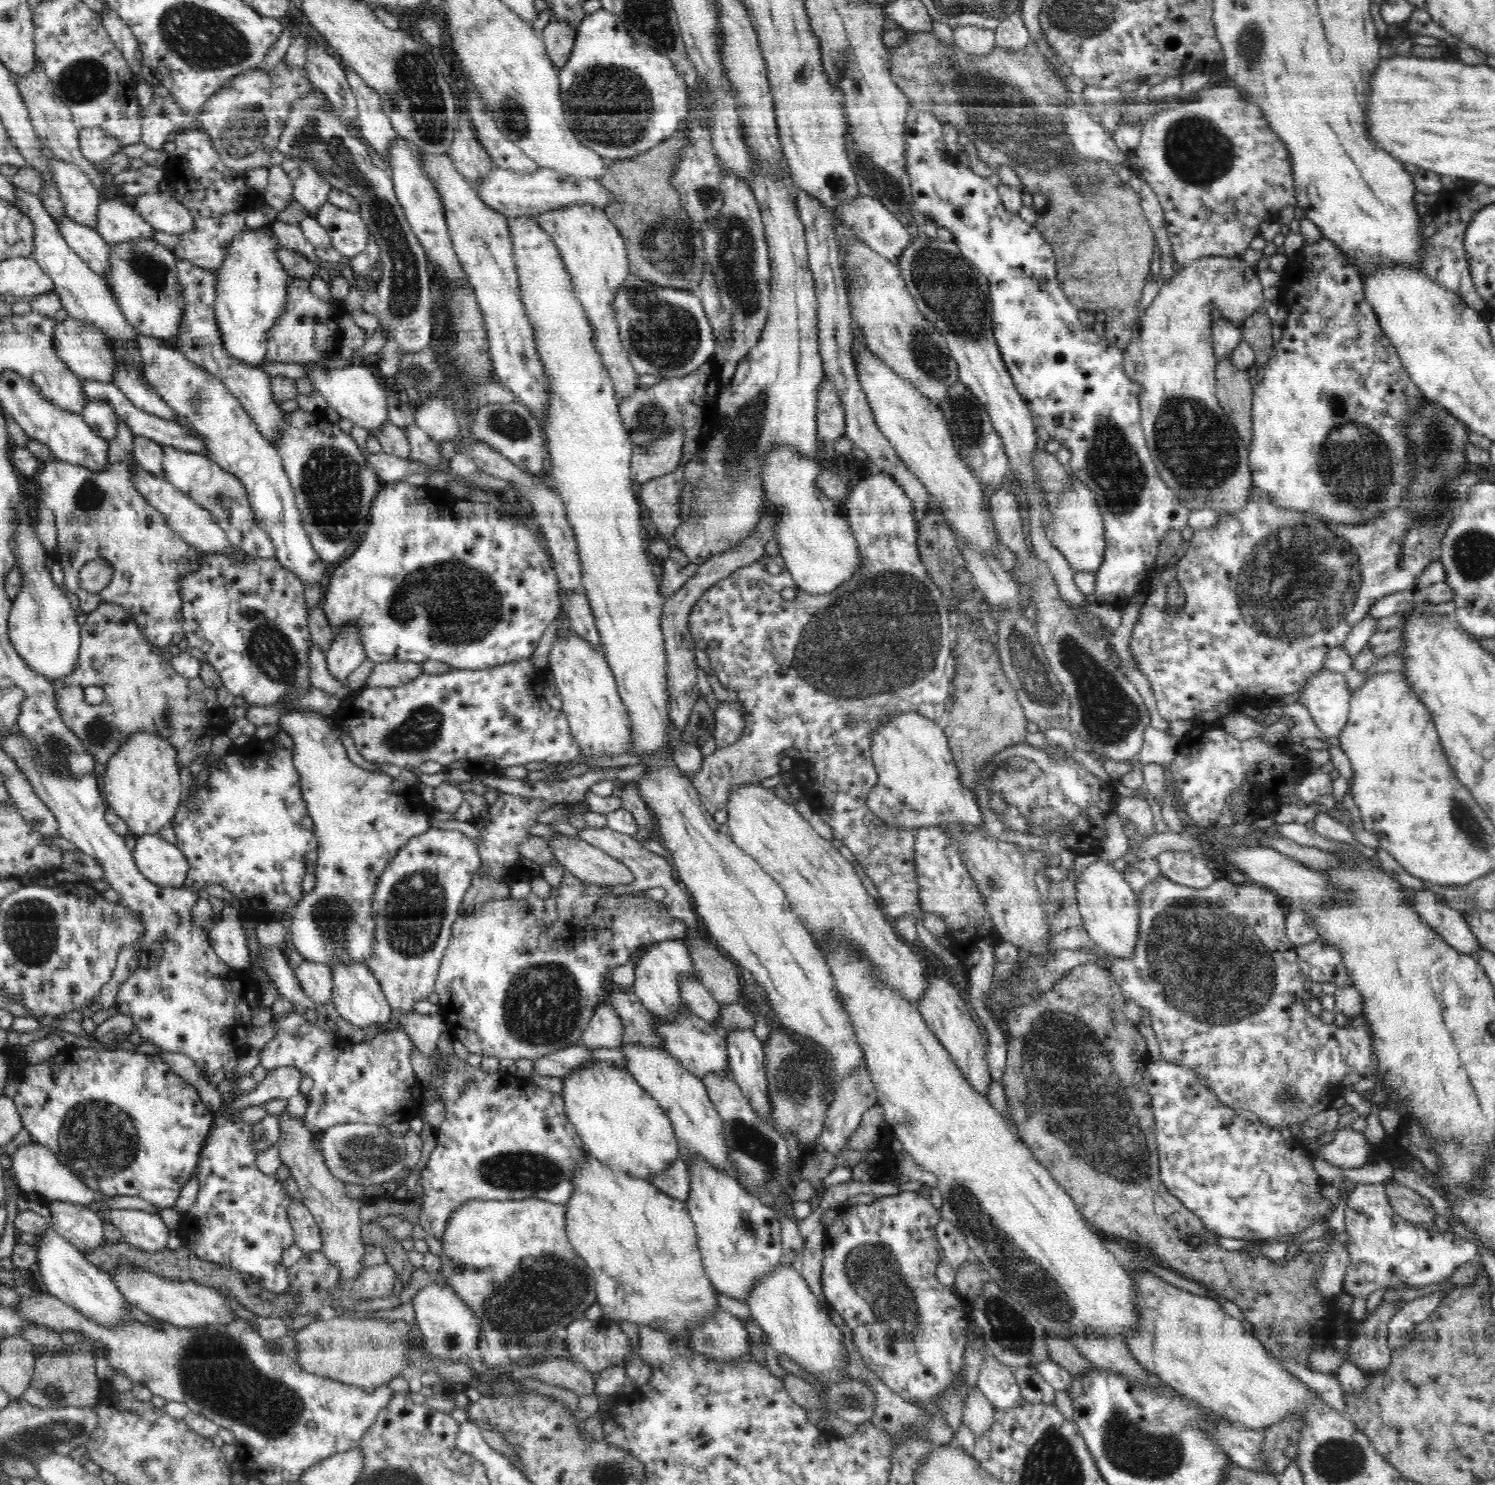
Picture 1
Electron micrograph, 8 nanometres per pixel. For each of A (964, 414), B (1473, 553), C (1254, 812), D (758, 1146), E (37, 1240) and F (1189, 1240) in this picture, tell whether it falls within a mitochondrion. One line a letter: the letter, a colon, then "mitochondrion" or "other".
A: mitochondrion
B: mitochondrion
C: other
D: mitochondrion
E: other
F: other

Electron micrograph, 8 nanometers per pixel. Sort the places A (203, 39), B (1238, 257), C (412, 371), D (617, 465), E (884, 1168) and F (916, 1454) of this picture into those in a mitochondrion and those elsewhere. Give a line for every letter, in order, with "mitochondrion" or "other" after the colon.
A: mitochondrion
B: other
C: mitochondrion
D: other
E: other
F: other

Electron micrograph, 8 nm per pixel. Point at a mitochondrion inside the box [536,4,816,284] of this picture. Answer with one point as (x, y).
(619, 116)

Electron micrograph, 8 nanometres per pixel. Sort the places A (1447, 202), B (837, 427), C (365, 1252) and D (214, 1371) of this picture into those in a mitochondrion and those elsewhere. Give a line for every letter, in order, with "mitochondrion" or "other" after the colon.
A: other
B: other
C: other
D: mitochondrion

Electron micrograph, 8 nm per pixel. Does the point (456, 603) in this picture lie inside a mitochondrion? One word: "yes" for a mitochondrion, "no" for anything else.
yes

